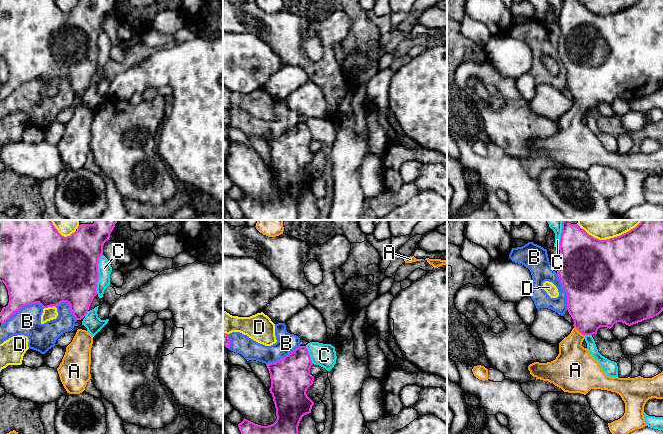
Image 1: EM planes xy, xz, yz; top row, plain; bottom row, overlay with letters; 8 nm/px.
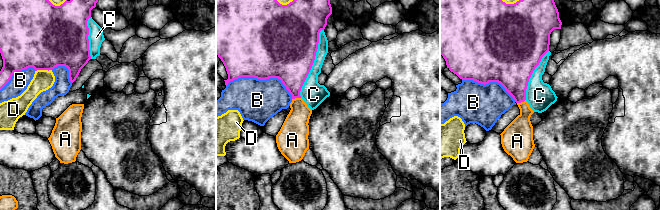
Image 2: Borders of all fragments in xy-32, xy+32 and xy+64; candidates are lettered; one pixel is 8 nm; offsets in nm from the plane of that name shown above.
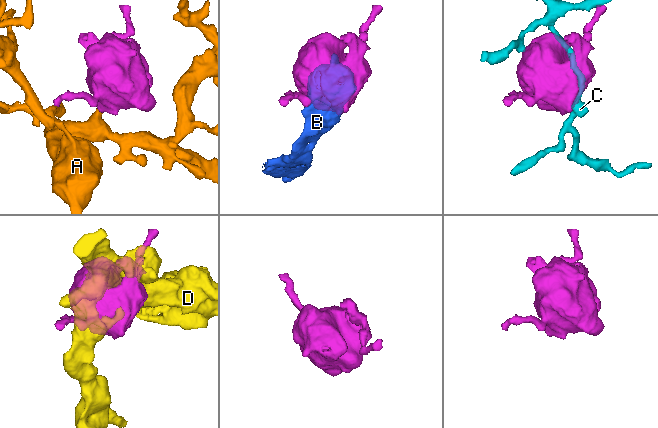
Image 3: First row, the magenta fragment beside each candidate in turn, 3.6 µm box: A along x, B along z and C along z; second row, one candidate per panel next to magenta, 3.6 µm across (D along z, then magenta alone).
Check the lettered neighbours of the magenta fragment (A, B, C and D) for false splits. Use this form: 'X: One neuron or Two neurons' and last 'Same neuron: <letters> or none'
A: One neuron
B: Two neurons
C: Two neurons
D: Two neurons
Same neuron: A

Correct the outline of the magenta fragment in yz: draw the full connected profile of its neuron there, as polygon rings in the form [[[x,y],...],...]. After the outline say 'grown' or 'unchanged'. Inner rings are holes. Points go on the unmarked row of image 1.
[[[562,0],[559,18],[560,38],[557,51],[566,68],[567,86],[573,95],[571,109],[559,119],[559,130],[547,139],[534,138],[528,142],[536,155],[548,157],[564,168],[586,171],[591,165],[601,165],[619,170],[625,179],[624,191],[608,199],[610,208],[623,216],[630,208],[646,201],[644,182],[649,175],[663,175],[663,147],[652,154],[619,154],[608,152],[598,137],[582,122],[586,111],[597,110],[600,103],[611,105],[617,98],[628,102],[653,94],[663,87],[663,0],[638,0],[630,7],[606,16],[589,11],[578,0]]]; grown

